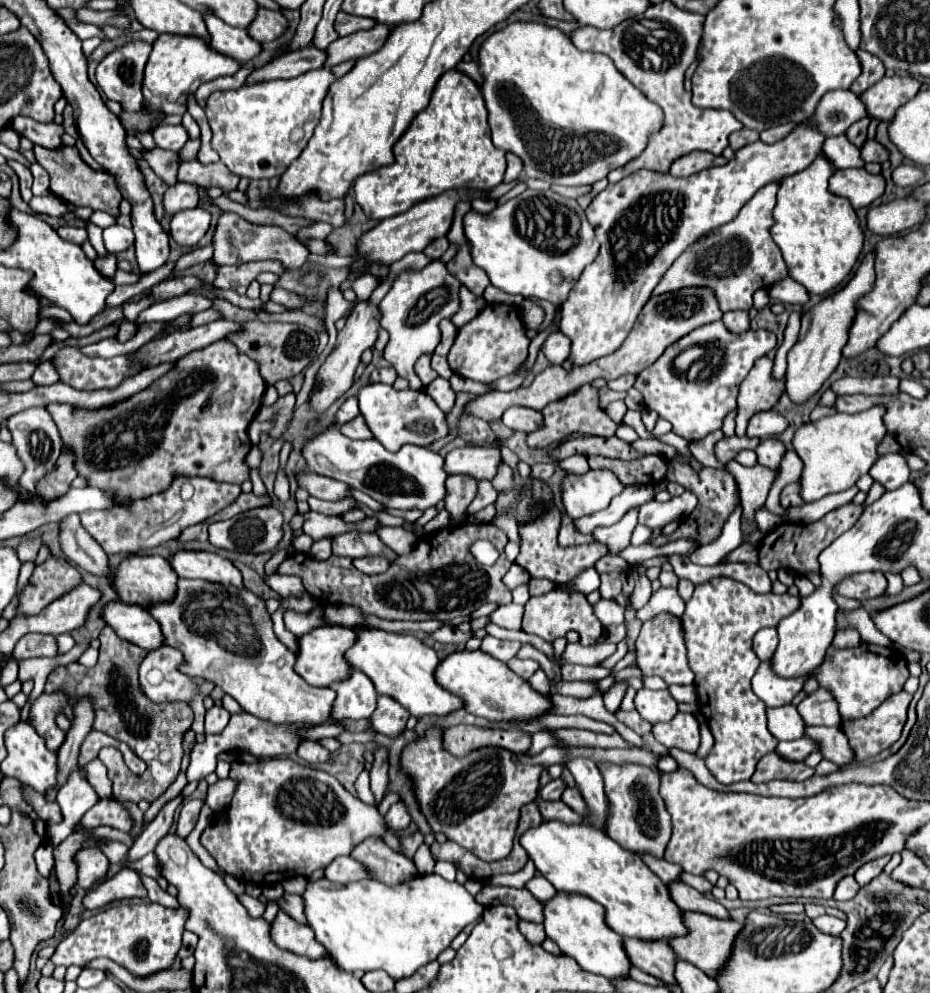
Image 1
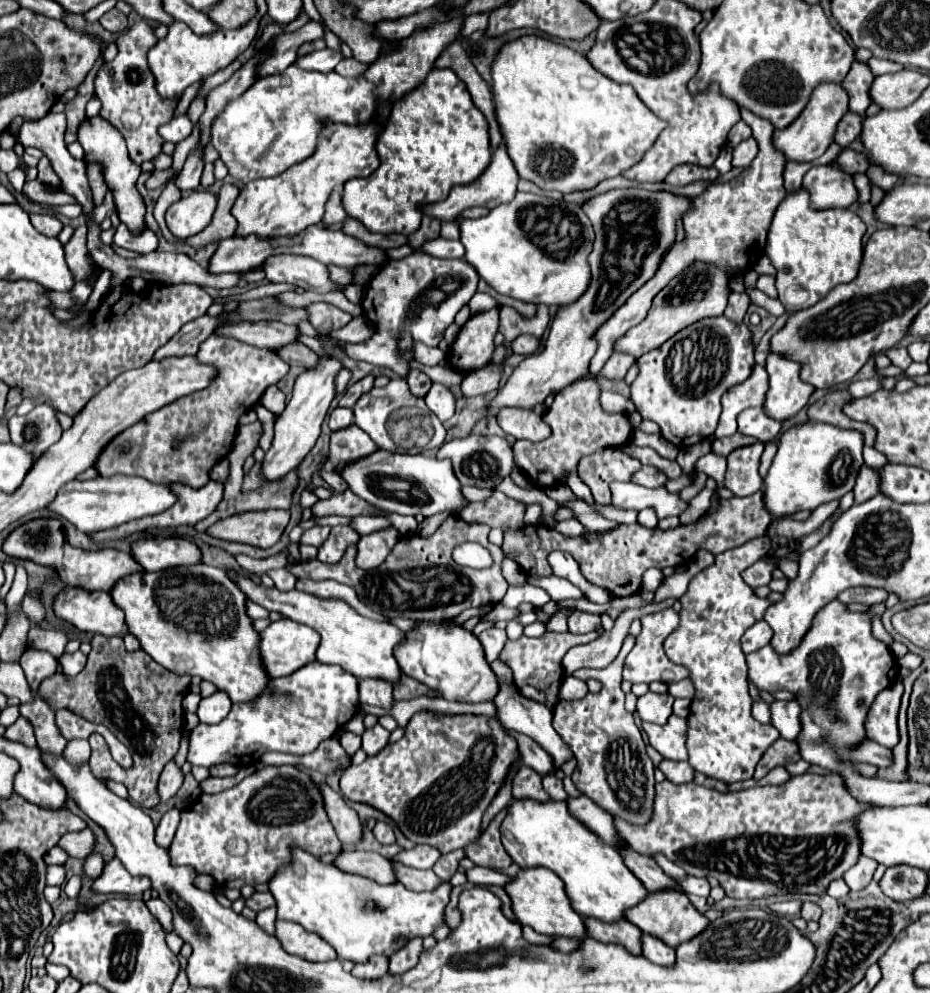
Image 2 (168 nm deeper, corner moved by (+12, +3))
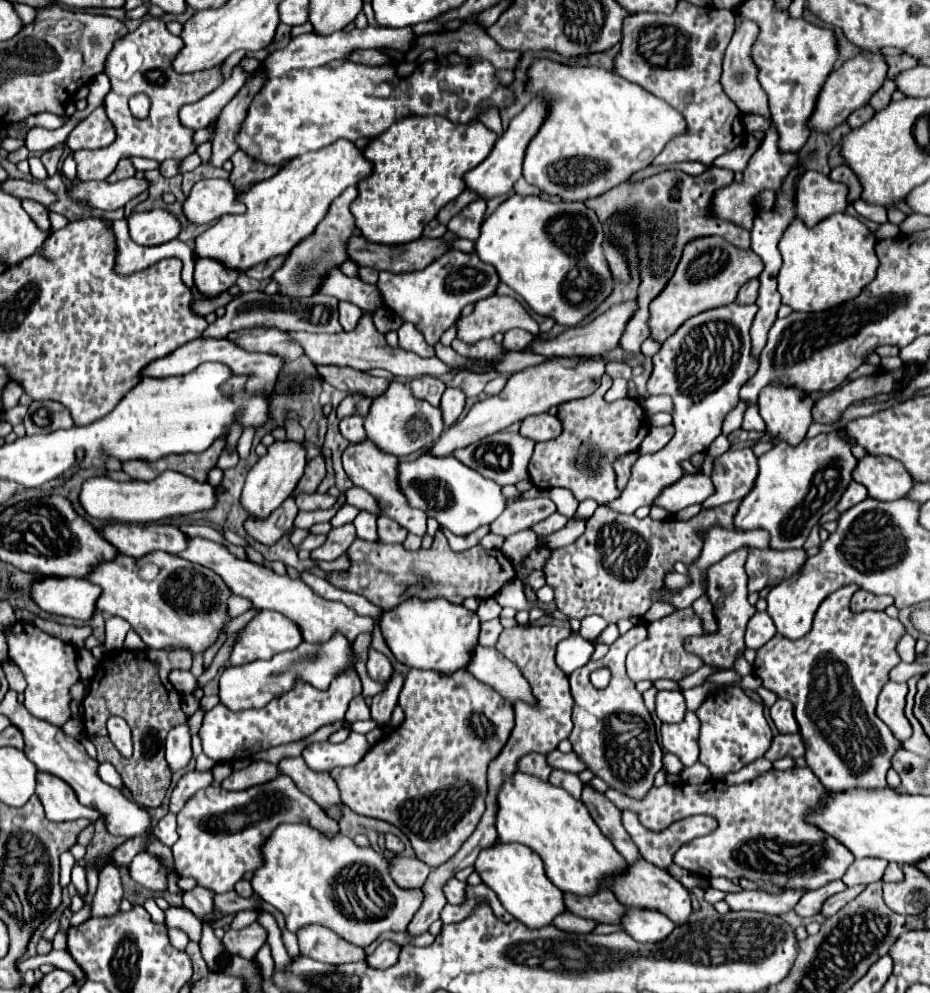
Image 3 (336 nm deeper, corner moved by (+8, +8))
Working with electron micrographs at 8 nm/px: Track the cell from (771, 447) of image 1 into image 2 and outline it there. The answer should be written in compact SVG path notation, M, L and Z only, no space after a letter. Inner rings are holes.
M756 442L750 446L742 446L728 456L726 488L736 496L750 496L762 488L762 478L758 474L762 452L764 444Z

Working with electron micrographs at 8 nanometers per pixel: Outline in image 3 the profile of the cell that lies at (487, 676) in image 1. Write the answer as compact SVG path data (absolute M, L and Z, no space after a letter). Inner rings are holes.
M410 597L380 615L380 629L386 645L402 665L410 669L434 669L440 673L452 673L454 669L468 665L470 645L478 643L478 625L476 613L442 597L428 601Z

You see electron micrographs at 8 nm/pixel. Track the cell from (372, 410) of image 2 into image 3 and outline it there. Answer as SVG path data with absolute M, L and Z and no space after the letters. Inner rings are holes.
M390 383L388 391L378 397L378 401L372 401L370 413L364 419L364 427L368 433L368 439L382 451L392 453L396 457L416 453L430 445L434 439L438 439L444 431L440 409L434 409L426 401L416 401L416 397L410 393L410 387L404 383Z

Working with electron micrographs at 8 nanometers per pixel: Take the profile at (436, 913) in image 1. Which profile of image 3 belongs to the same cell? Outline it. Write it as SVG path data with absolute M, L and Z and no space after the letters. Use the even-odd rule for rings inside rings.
M284 823L272 831L272 835L260 845L260 851L262 865L254 871L252 887L258 897L262 897L266 903L274 905L278 911L284 913L286 929L292 933L306 925L322 925L326 929L332 929L338 937L346 939L348 943L368 947L386 931L406 931L414 913L422 905L420 889L402 889L394 883L394 879L388 873L386 855L376 853L372 847L356 847L352 839L340 833L328 837L304 823ZM368 887L374 887L374 891L368 891ZM360 889L366 889L366 895ZM366 901L372 903L372 913L364 905Z

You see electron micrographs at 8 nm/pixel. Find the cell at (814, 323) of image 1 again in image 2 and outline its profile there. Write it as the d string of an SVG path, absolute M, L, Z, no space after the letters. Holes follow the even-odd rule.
M768 354L766 370L770 376L770 390L766 394L764 410L774 420L786 420L806 406L814 386L802 382L802 364L788 356Z

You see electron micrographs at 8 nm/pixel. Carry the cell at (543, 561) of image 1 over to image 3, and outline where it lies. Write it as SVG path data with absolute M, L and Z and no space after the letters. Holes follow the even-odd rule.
M738 501L700 511L690 521L654 521L650 517L640 521L634 515L622 515L606 505L600 505L588 519L586 533L580 535L572 547L554 549L552 557L544 565L548 585L554 589L556 607L574 619L600 615L608 623L642 617L654 603L652 591L666 589L666 573L674 571L678 561L692 565L698 559L702 551L702 537L698 533L708 533L710 525L716 523L722 523L730 529L734 509L738 509Z

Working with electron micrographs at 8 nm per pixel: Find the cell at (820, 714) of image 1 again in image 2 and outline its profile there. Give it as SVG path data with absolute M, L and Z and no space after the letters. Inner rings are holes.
M796 700L774 702L774 704L770 704L770 710L772 710L772 726L780 732L782 738L794 740L802 730L802 722L800 722L802 708L800 708L800 704Z

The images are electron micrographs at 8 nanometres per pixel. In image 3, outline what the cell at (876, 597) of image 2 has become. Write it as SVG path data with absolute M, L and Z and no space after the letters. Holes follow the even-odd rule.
M860 589L858 593L854 593L852 603L850 603L850 609L852 611L884 611L892 603L894 603L892 597L874 595L874 593L868 593L868 591Z

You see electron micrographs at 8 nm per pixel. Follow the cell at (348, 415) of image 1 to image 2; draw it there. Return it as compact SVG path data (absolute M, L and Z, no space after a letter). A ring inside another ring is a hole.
M338 406L338 408L332 410L330 420L328 420L328 426L330 426L330 430L340 430L340 428L350 426L352 422L354 422L354 414L352 414L352 410L350 410L350 408L342 408L342 406Z

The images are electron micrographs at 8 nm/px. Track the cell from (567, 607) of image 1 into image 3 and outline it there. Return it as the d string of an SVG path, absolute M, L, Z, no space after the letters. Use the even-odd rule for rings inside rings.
M590 615L590 617L584 617L584 619L582 619L580 635L582 635L584 639L588 639L588 641L596 641L598 635L602 633L602 629L606 629L606 627L608 627L608 623L602 621L602 617Z

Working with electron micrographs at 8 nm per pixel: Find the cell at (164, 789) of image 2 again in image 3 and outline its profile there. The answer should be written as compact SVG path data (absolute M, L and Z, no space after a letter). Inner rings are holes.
M188 723L176 725L170 729L166 737L166 761L170 763L170 769L182 769L192 759L192 747L190 747L190 729Z

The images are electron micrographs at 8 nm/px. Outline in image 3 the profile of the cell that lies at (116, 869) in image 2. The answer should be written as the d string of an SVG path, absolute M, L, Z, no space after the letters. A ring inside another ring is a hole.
M140 853L130 863L130 877L136 881L136 885L152 891L166 891L168 875L172 871L162 865L162 861L150 853Z

